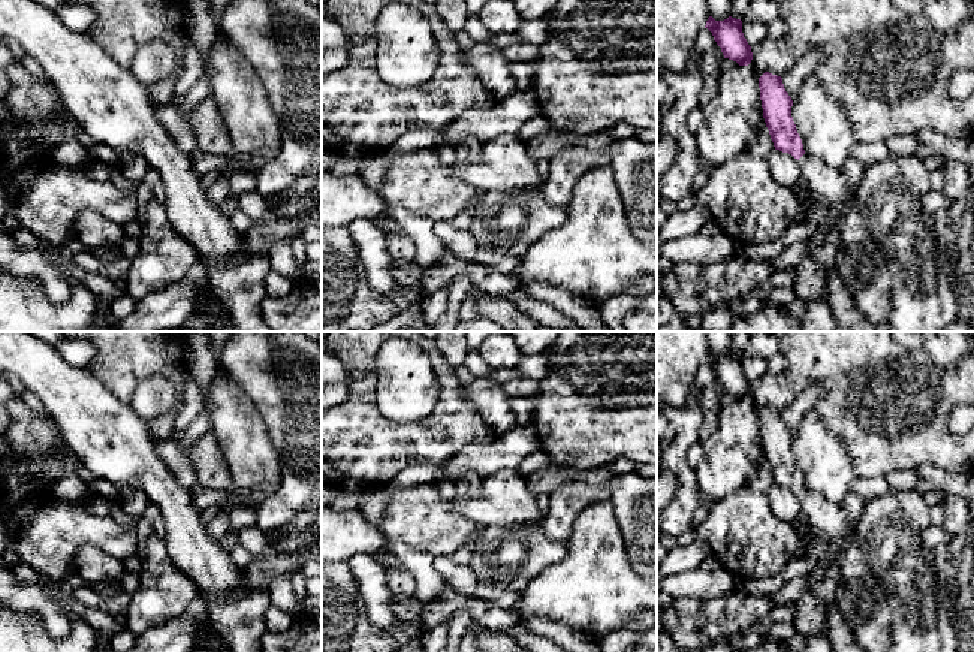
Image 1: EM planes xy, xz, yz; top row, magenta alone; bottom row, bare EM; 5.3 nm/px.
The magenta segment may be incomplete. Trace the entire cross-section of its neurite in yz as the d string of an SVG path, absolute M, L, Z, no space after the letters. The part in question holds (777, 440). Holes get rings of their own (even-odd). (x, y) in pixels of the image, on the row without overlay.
M765 407L759 413L759 423L763 453L775 485L799 495L811 531L820 540L842 547L842 555L835 562L839 580L833 600L848 621L856 643L863 652L889 652L892 613L887 598L860 550L845 510L805 488L791 452L793 435L784 423L782 413Z

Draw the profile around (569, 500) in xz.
M569 480L549 493L549 510L540 520L543 532L554 541L567 541L578 516L591 504L609 501L610 490L584 480Z

